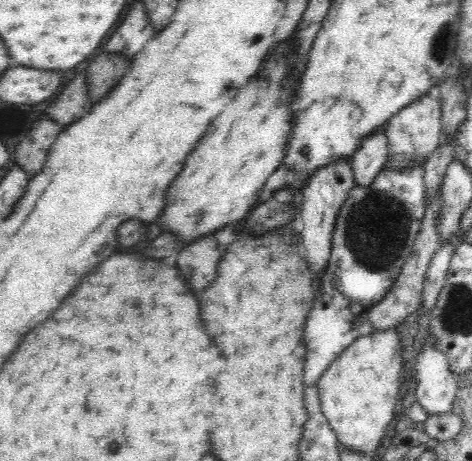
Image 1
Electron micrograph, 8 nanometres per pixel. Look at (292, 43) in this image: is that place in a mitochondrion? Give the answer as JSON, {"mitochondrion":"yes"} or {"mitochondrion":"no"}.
{"mitochondrion":"no"}

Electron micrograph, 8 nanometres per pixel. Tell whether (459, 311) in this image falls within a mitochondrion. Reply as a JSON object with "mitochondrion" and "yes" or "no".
{"mitochondrion":"yes"}

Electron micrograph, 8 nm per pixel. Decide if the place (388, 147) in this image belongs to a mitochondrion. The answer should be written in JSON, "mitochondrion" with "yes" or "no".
{"mitochondrion":"no"}

